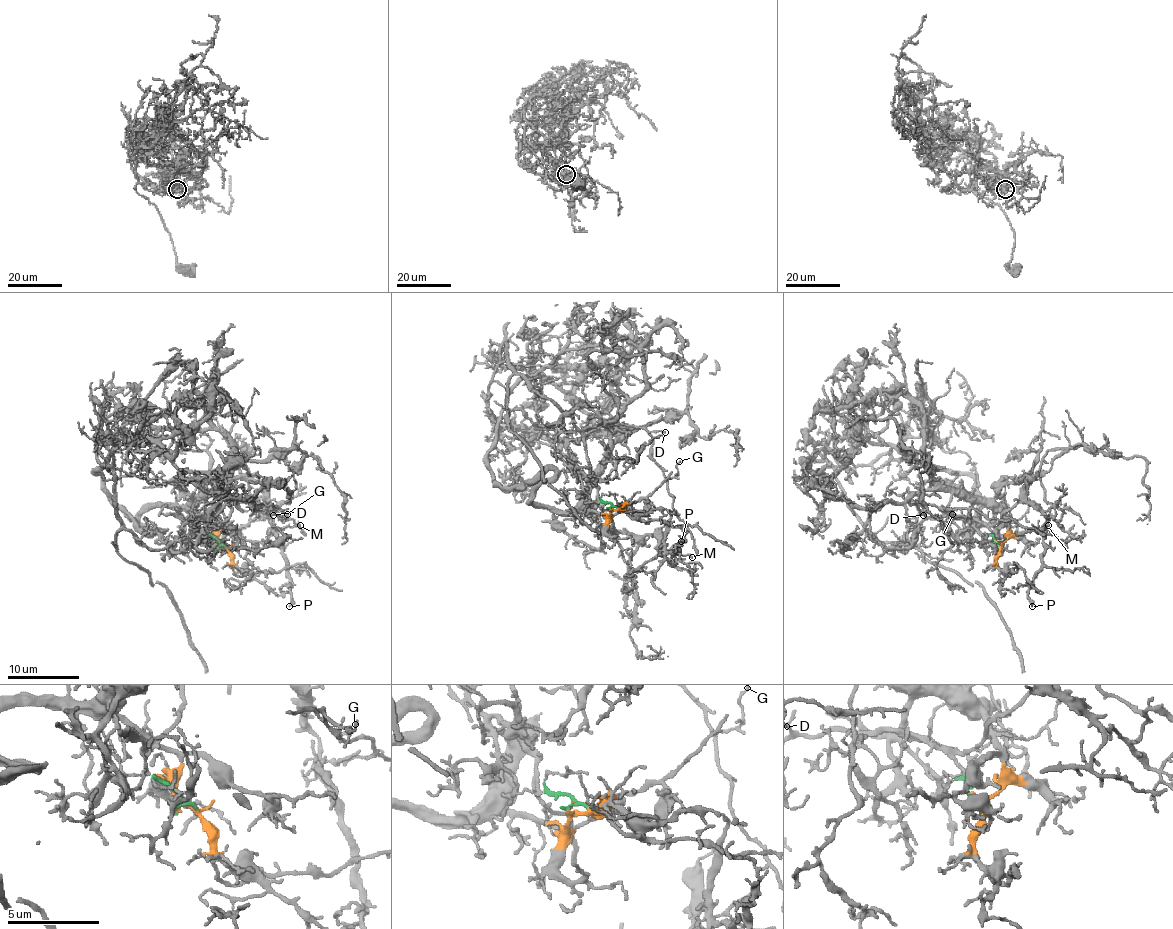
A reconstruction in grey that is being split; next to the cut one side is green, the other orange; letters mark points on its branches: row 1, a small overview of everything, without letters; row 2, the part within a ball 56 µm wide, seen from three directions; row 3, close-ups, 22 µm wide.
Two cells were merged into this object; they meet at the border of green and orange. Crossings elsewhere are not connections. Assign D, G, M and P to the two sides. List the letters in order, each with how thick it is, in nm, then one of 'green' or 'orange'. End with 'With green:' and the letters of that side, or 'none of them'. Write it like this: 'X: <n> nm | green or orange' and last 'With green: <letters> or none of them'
D: 100 nm | green
G: 130 nm | green
M: 130 nm | orange
P: 320 nm | orange
With green: D, G

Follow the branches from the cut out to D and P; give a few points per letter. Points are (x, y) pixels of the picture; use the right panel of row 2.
D: (998, 546), (991, 531), (969, 517), (928, 519), (917, 510), (914, 503), (917, 499), (923, 515)
P: (1000, 546), (1009, 528), (996, 494), (1027, 478), (1027, 495), (1046, 519), (1041, 567), (1028, 590), (1032, 606)

